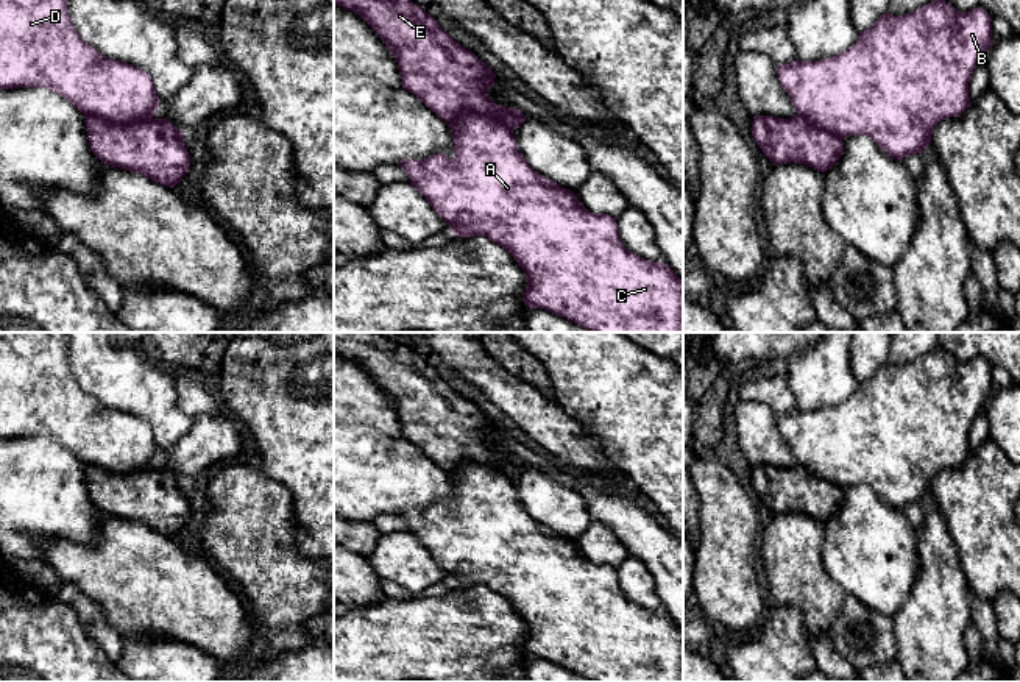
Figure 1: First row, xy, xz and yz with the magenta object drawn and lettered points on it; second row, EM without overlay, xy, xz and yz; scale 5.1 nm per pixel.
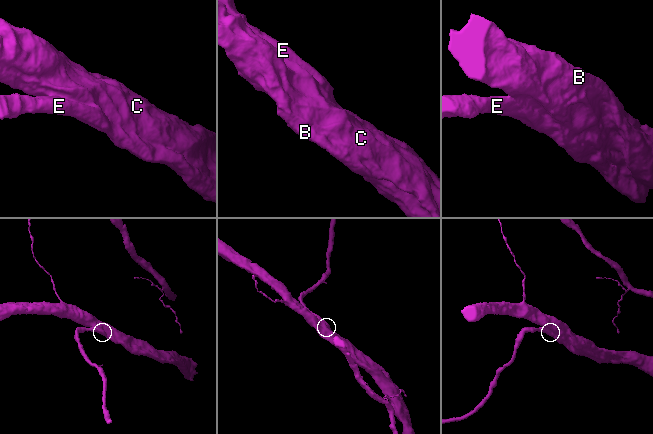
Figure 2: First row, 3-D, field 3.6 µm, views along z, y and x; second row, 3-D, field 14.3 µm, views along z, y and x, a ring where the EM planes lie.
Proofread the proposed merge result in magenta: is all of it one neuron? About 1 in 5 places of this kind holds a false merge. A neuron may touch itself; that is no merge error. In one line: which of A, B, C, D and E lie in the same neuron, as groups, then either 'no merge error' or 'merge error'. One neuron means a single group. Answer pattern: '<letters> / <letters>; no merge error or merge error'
A B C D E; no merge error

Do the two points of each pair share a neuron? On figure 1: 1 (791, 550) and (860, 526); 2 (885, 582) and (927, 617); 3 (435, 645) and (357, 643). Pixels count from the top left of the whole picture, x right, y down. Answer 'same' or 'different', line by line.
1: different
2: different
3: same

